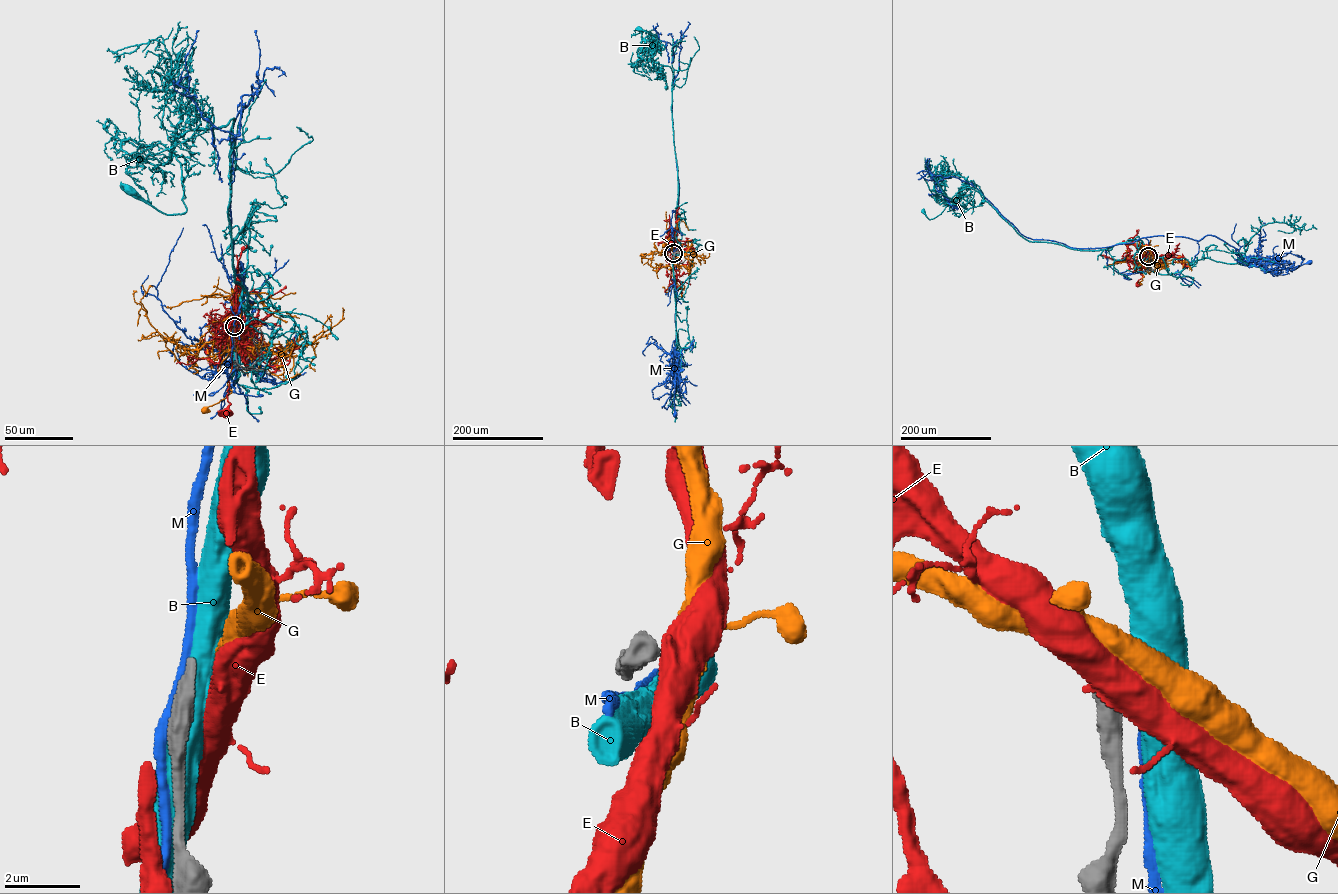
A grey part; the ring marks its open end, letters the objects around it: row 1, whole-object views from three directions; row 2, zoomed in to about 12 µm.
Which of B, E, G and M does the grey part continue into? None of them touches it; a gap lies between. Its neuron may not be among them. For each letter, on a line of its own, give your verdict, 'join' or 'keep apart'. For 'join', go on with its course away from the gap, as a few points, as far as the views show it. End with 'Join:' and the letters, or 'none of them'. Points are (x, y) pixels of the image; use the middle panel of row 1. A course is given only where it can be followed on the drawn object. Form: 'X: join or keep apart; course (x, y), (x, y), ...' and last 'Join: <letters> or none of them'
B: keep apart
E: keep apart
G: keep apart
M: keep apart
Join: none of them

